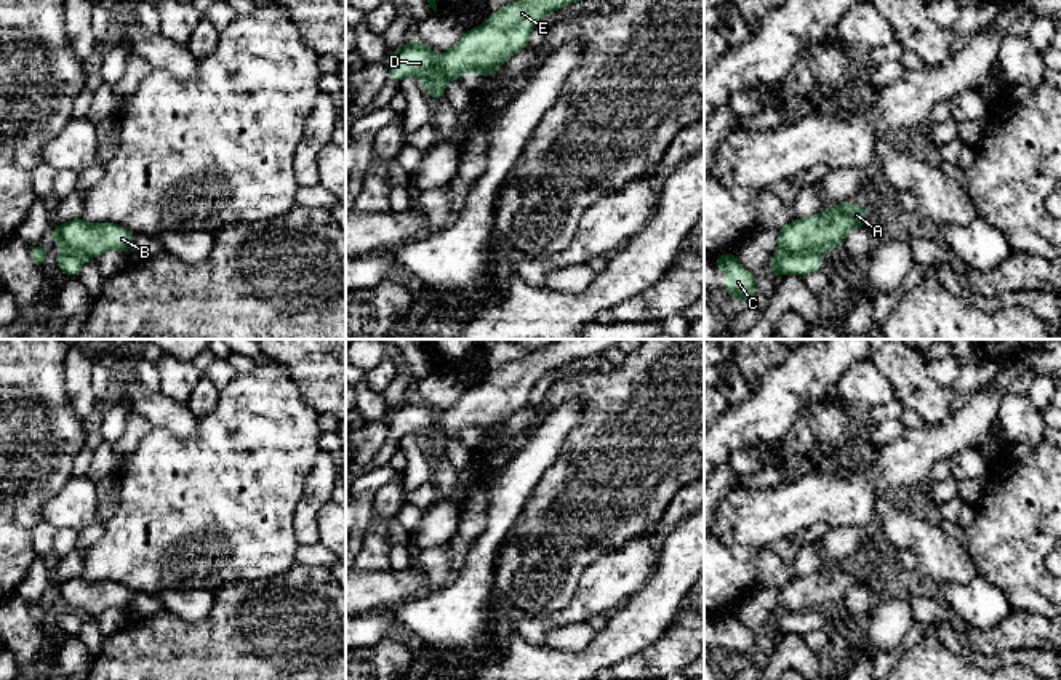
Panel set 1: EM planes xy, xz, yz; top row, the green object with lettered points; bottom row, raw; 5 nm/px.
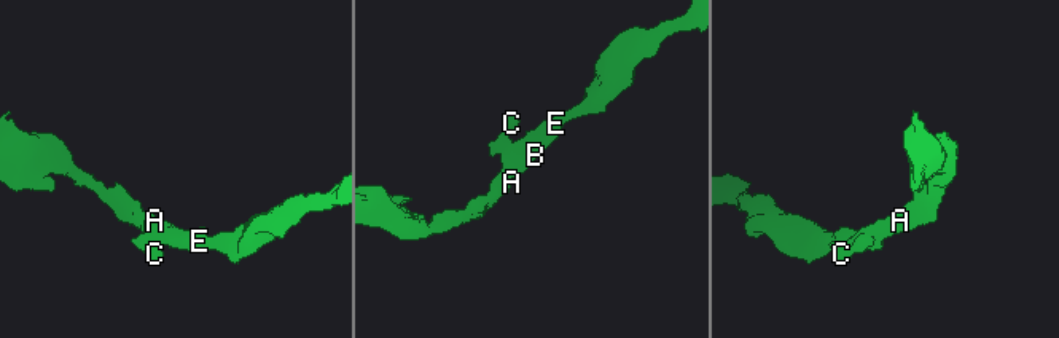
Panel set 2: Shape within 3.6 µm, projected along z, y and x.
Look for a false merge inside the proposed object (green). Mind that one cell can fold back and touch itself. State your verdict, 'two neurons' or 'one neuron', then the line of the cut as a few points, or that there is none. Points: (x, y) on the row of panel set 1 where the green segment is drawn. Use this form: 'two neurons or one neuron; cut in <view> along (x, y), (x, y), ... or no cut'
two neurons; cut in yz along (780, 248), (789, 253), (821, 252)

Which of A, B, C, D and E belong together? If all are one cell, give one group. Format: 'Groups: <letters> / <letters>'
Groups: A B E / C D

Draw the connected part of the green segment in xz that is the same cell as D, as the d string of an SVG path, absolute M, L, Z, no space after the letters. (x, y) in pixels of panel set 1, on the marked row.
M411 38L405 48L389 53L386 62L389 80L398 83L406 75L414 75L426 85L430 99L445 99L445 83L434 75L437 54L418 40Z

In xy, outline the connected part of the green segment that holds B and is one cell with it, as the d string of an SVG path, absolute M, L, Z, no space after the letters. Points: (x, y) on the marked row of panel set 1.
M82 218L67 221L53 230L51 238L67 253L99 258L110 250L130 251L136 235L114 222L86 222Z

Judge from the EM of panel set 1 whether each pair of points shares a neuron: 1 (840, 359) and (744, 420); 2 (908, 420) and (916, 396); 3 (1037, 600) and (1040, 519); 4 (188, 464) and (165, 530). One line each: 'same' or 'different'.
1: same
2: different
3: same
4: same

